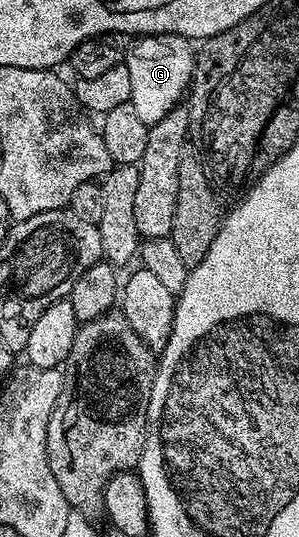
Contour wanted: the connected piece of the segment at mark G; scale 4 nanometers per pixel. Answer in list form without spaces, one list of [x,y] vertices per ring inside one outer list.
[[[177,33],[141,35],[128,46],[124,65],[131,71],[131,101],[143,123],[159,123],[173,109],[182,104],[193,80],[195,49],[190,38]]]

